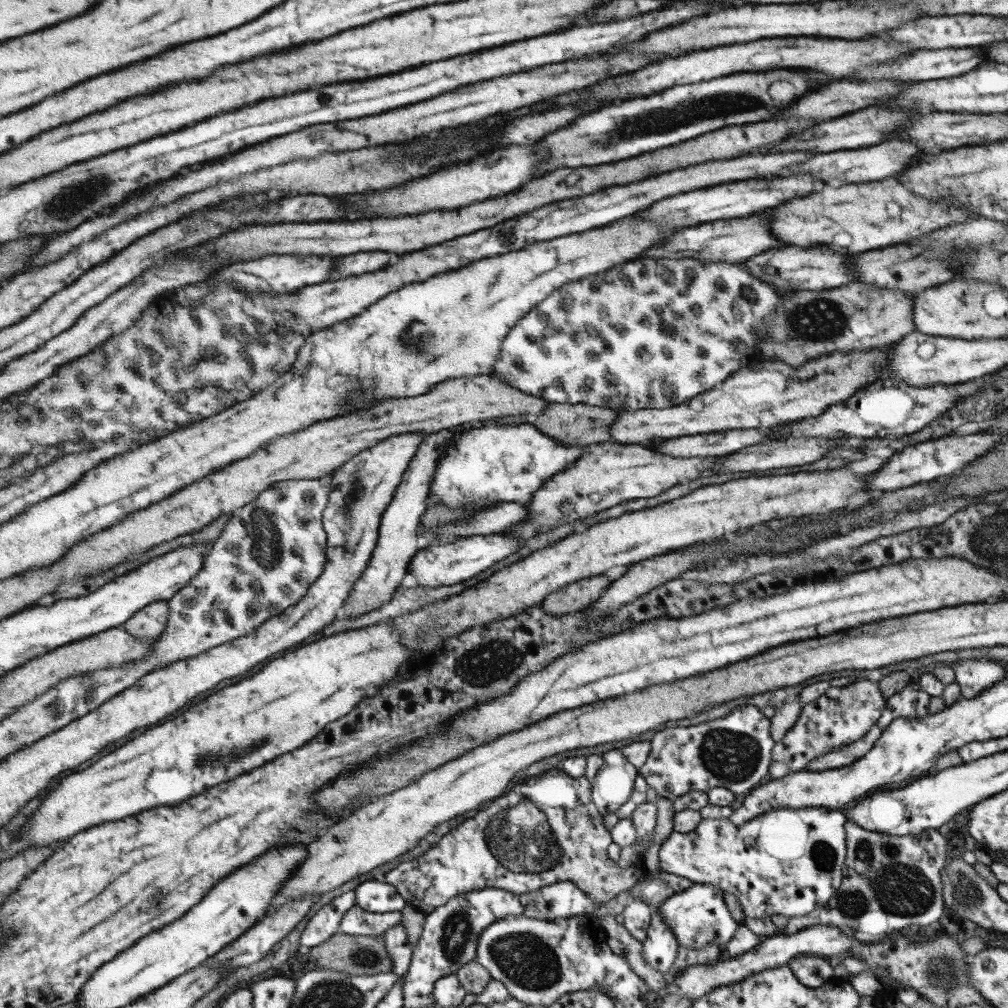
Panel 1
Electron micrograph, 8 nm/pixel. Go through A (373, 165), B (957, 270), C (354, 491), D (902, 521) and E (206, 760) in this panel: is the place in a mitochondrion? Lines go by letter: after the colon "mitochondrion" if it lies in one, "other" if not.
A: mitochondrion
B: other
C: mitochondrion
D: other
E: mitochondrion

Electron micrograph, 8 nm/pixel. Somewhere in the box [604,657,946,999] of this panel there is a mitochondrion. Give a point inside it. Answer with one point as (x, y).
(899, 889)

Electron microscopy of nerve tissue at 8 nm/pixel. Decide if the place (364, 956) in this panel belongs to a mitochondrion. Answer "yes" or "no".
yes

